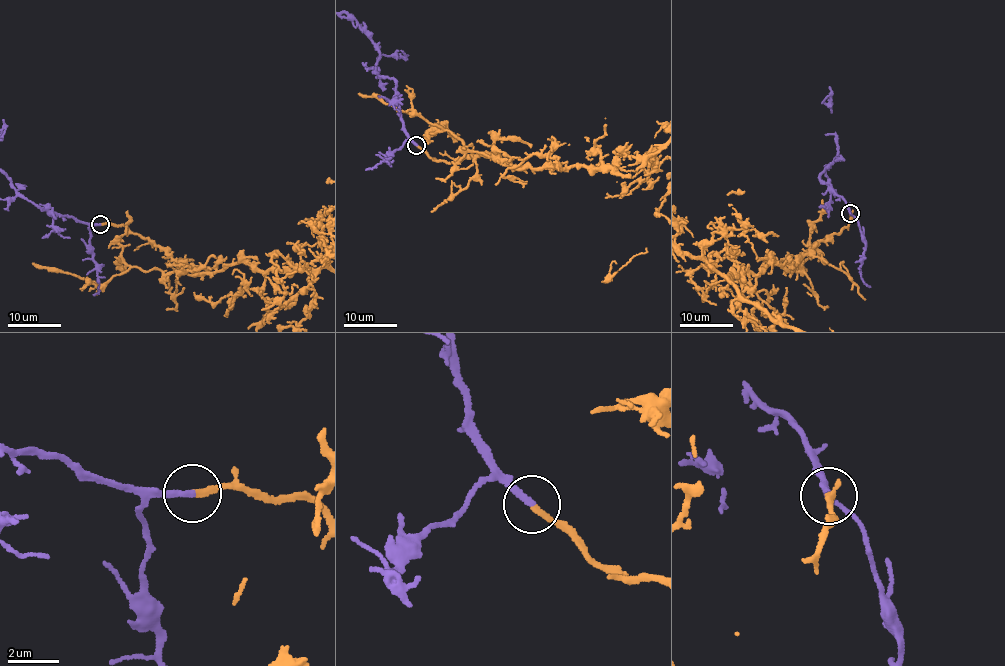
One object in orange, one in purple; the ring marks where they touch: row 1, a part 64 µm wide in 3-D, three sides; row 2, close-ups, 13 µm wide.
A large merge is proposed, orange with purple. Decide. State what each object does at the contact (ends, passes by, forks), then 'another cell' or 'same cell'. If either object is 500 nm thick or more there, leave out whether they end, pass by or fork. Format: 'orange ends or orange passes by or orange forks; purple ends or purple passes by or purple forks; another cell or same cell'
orange ends; purple ends; same cell

